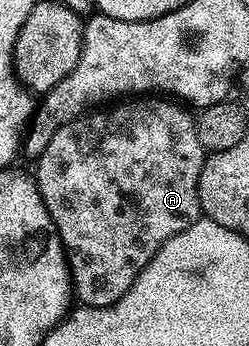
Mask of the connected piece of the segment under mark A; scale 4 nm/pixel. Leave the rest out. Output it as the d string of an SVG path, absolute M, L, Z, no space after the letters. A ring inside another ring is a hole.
M140 97L137 99L140 99L137 103L120 101L112 105L117 105L117 107L92 109L79 115L76 119L71 119L69 123L58 129L58 133L54 133L54 137L50 137L50 145L46 145L46 149L34 163L34 167L36 167L34 178L42 193L42 201L58 229L60 240L64 243L64 250L68 253L68 268L72 274L75 298L80 299L79 302L86 307L112 307L134 285L138 273L154 258L160 246L170 237L182 233L182 229L189 227L202 215L198 201L198 177L202 173L206 152L202 141L198 141L193 112L187 106L168 97Z

